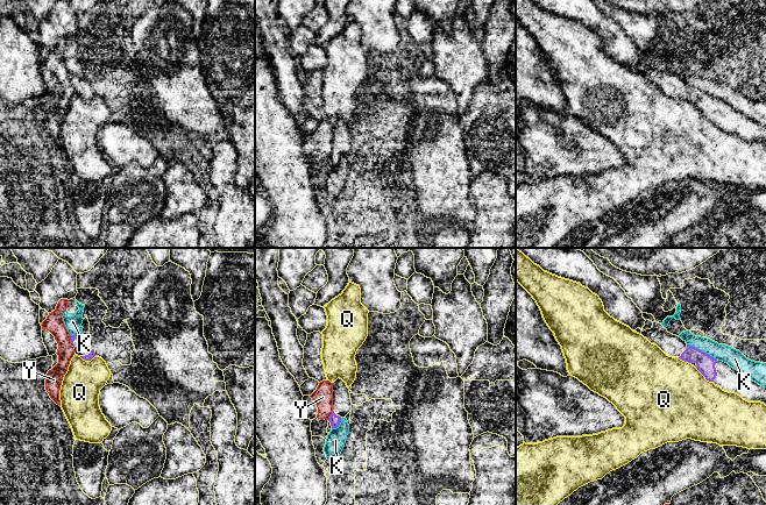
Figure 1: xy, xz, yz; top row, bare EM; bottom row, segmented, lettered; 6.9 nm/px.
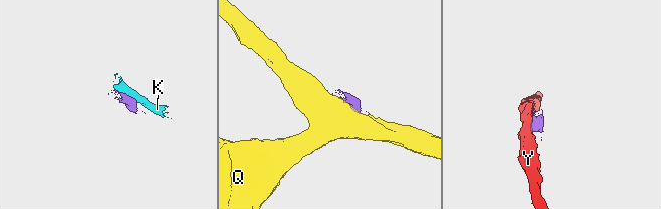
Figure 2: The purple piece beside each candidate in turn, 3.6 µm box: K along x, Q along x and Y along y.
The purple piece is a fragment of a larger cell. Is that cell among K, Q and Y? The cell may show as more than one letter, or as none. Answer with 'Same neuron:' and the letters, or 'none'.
Same neuron: none

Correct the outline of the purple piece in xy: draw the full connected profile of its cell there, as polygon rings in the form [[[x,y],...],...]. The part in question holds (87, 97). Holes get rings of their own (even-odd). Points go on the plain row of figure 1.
[[[71,74],[71,83],[75,88],[75,93],[80,95],[85,100],[91,100],[94,95],[94,88],[85,77],[76,77]]]

